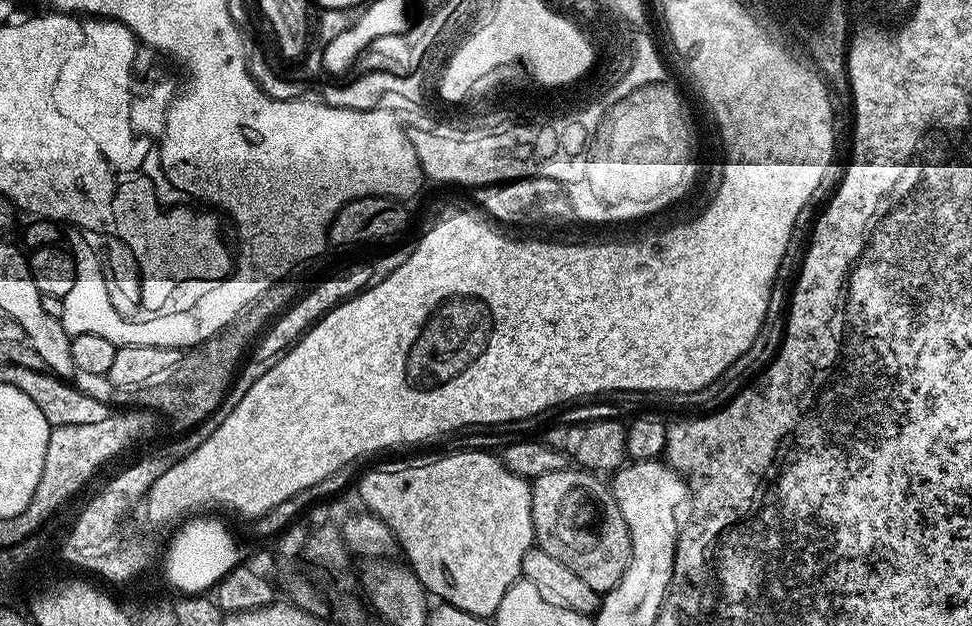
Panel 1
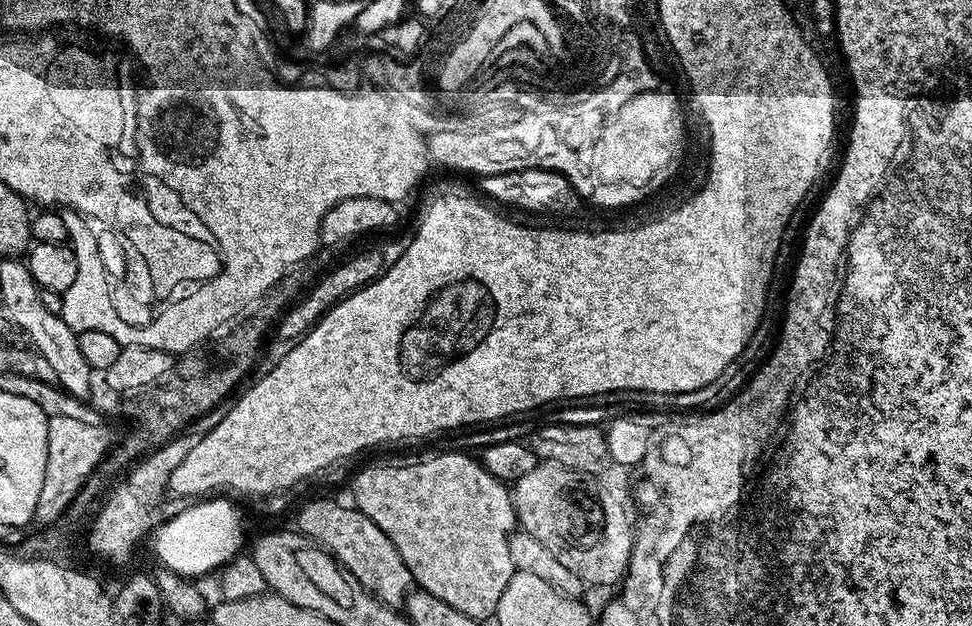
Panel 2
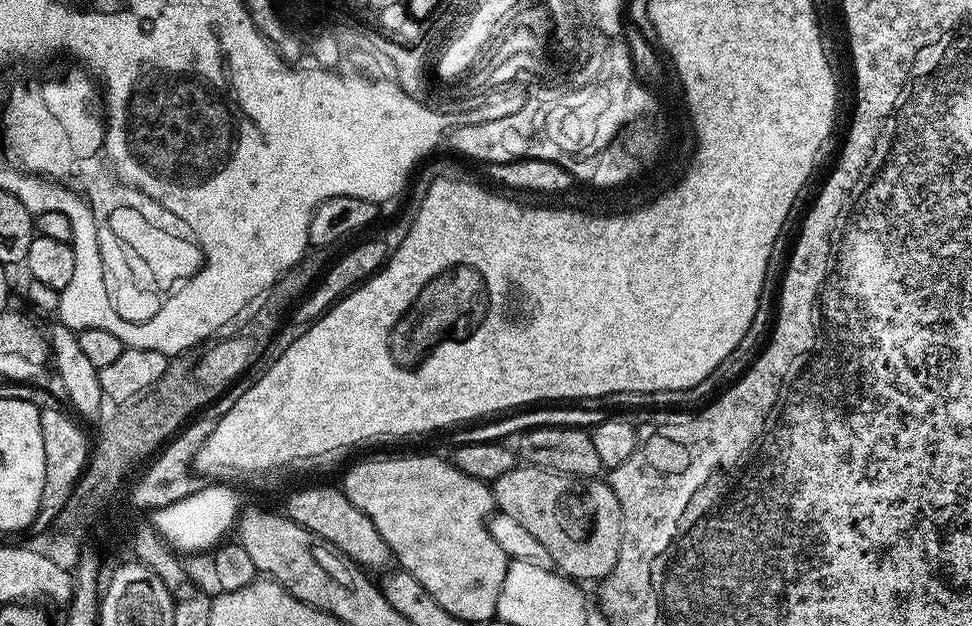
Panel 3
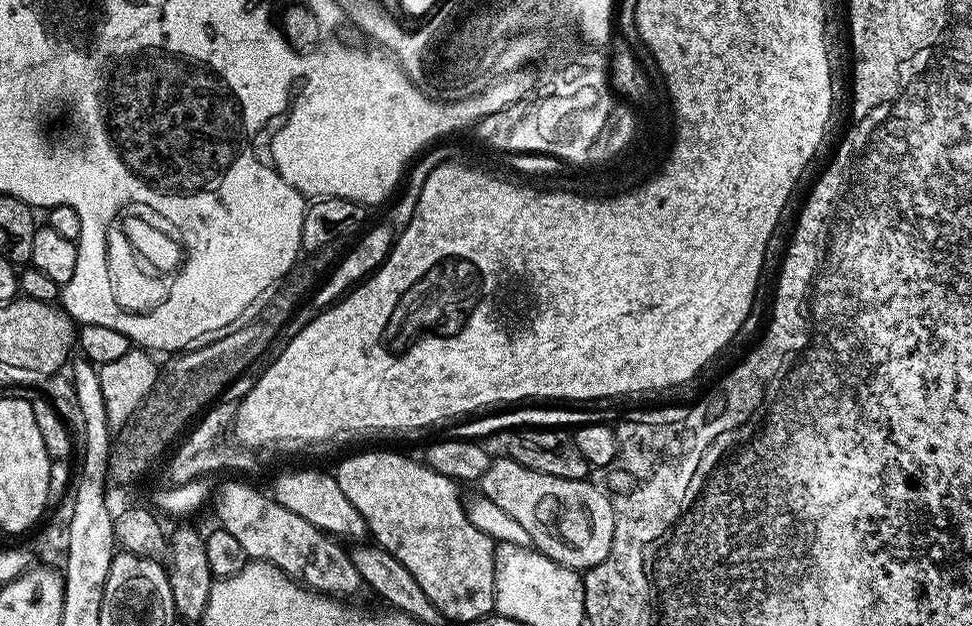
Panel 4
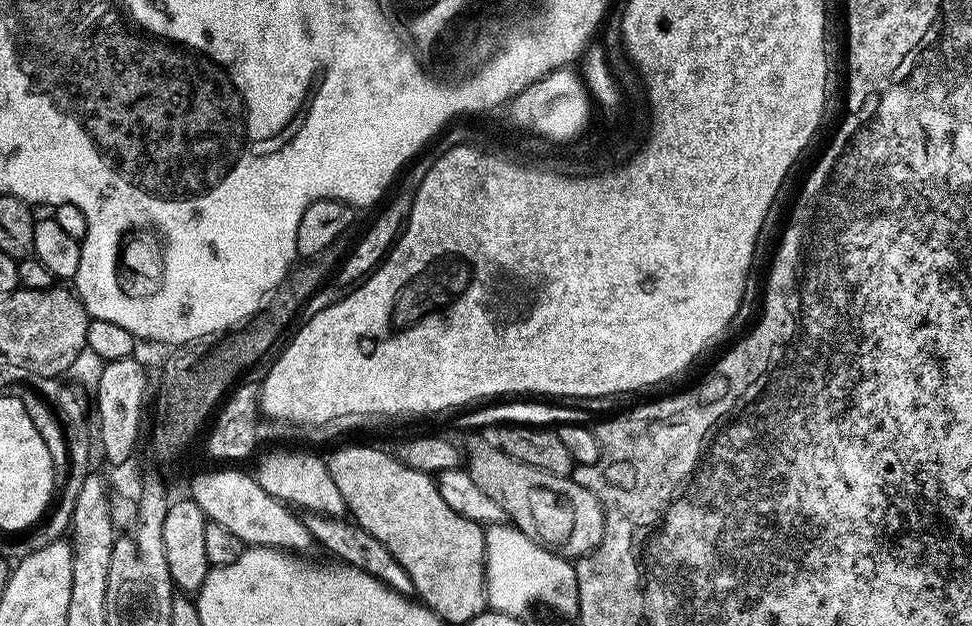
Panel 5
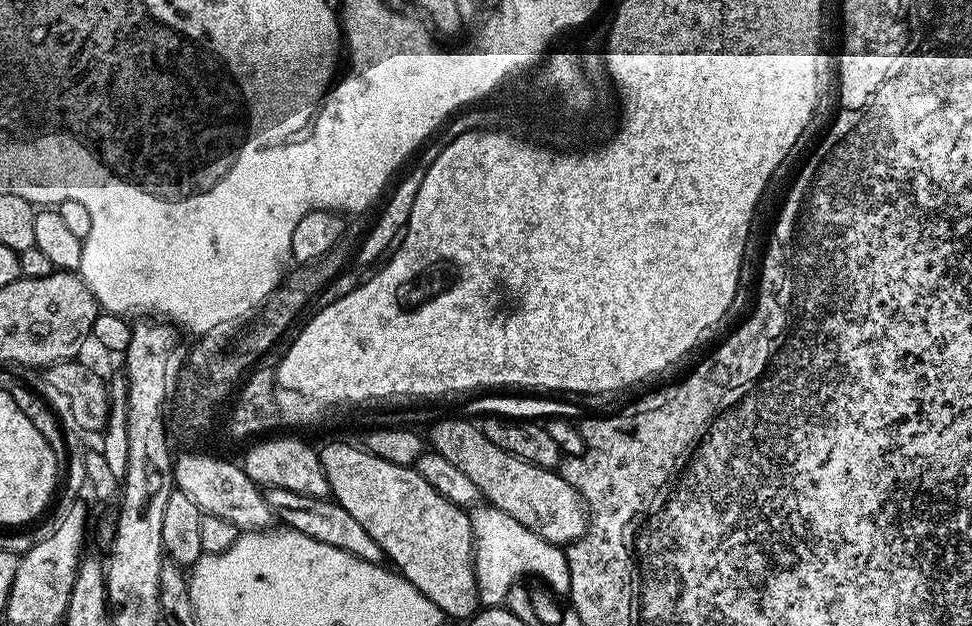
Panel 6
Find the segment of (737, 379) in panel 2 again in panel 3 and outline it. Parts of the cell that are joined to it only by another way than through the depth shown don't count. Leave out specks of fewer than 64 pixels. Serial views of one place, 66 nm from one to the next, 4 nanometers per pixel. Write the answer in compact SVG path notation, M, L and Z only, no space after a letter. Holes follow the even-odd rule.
M783 239L774 242L774 248L771 250L770 262L767 263L766 278L763 282L763 290L760 295L759 308L754 316L754 321L750 324L750 328L742 338L742 342L735 347L726 359L715 367L714 374L703 379L696 387L690 387L686 390L670 390L670 391L619 391L615 394L600 395L599 397L585 397L576 399L560 399L557 403L560 406L566 403L574 404L604 404L609 411L616 409L616 406L666 406L665 408L686 408L703 403L706 399L713 397L715 393L728 387L733 381L744 373L753 361L757 359L761 349L767 344L771 333L771 326L774 322L774 309L776 299L779 293L780 282L783 279L783 273L787 263L786 244ZM698 402L697 404L694 404Z

